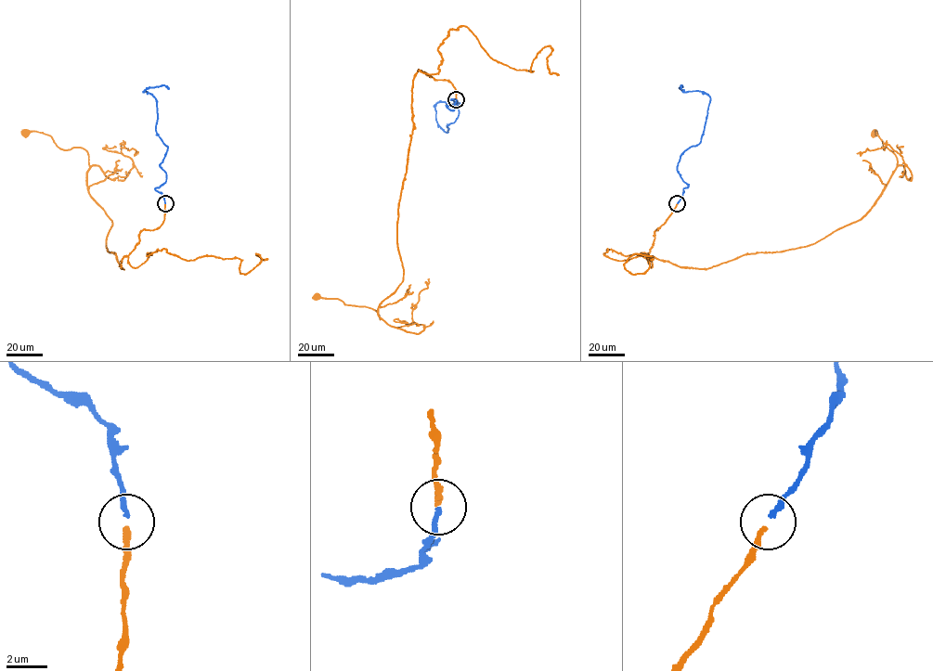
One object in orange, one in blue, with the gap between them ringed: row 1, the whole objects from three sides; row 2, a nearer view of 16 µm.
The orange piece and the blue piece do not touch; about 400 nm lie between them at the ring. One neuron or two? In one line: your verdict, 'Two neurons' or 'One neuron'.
One neuron

